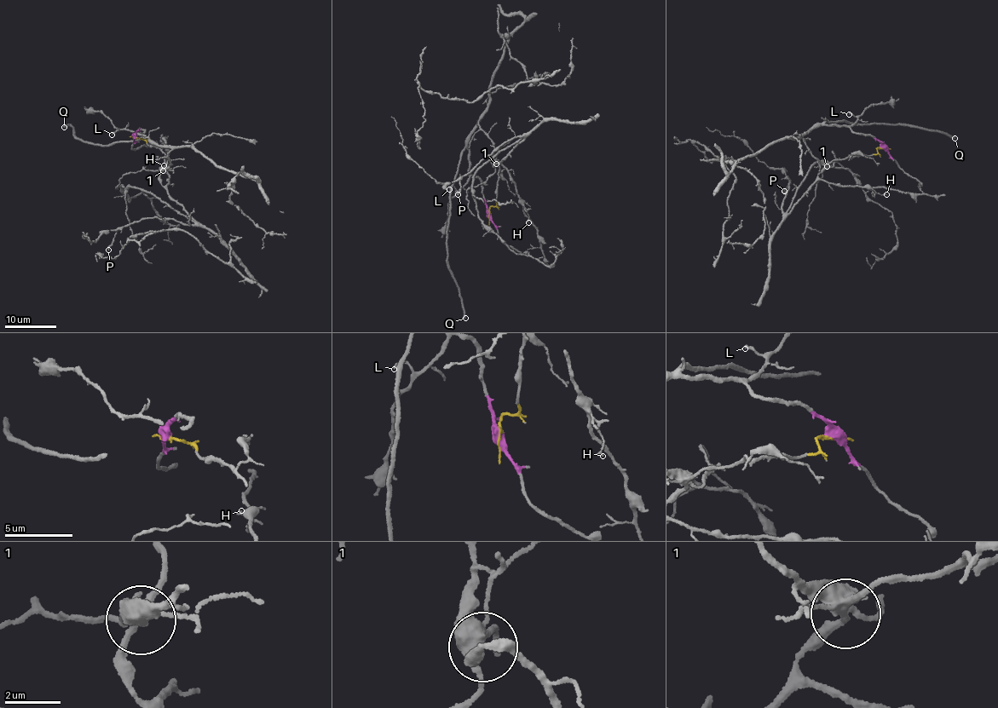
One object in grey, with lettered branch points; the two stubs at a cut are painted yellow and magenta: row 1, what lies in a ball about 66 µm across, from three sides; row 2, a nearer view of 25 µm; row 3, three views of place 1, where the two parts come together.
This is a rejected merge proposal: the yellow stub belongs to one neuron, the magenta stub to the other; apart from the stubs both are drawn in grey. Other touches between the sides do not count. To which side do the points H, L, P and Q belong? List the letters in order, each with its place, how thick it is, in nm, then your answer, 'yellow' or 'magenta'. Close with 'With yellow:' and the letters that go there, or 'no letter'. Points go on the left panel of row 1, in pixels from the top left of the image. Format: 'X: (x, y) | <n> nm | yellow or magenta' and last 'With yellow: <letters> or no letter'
H: (164, 165) | 160 nm | yellow
L: (112, 135) | 130 nm | magenta
P: (108, 250) | 240 nm | yellow
Q: (64, 127) | 280 nm | magenta
With yellow: H, P

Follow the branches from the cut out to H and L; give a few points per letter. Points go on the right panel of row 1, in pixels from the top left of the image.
H: (883, 147), (878, 148), (876, 154), (833, 161), (818, 176), (845, 187), (867, 186), (874, 192), (887, 194)
L: (883, 147), (883, 143), (871, 135), (854, 132), (850, 127), (857, 117), (849, 113)

